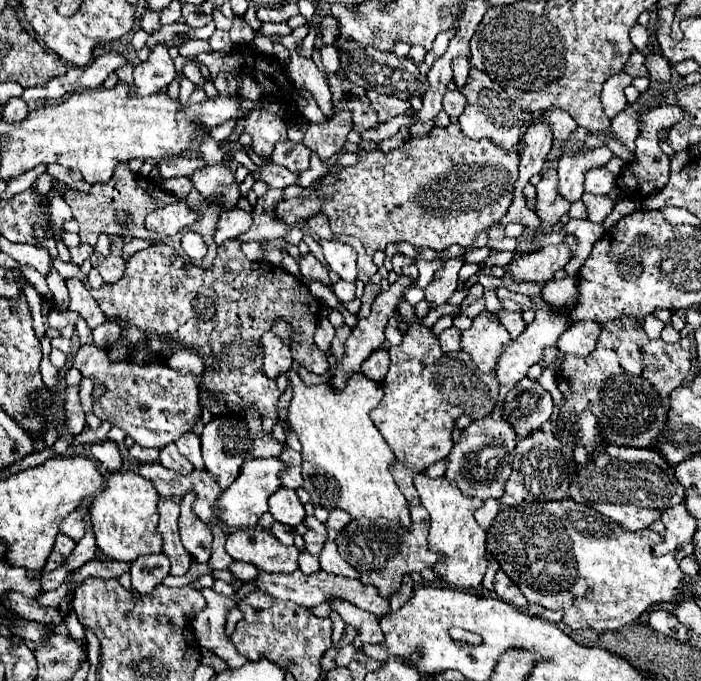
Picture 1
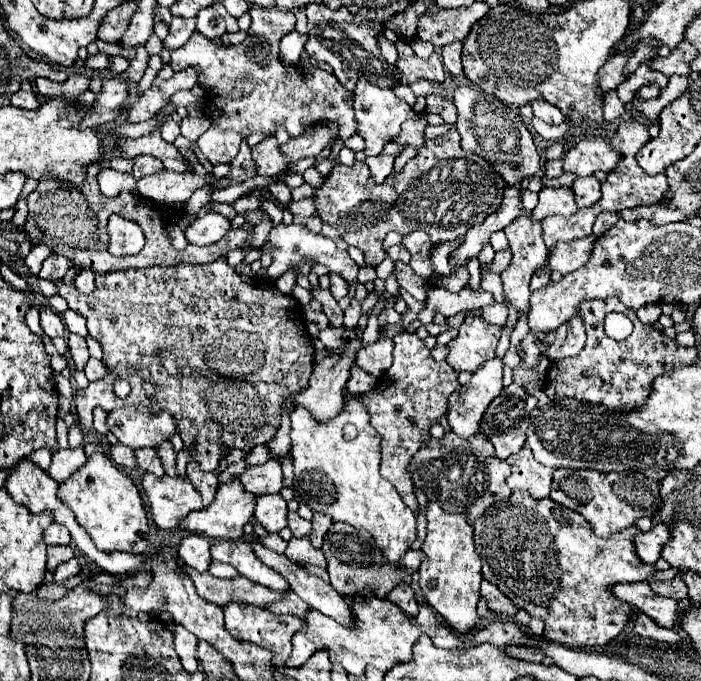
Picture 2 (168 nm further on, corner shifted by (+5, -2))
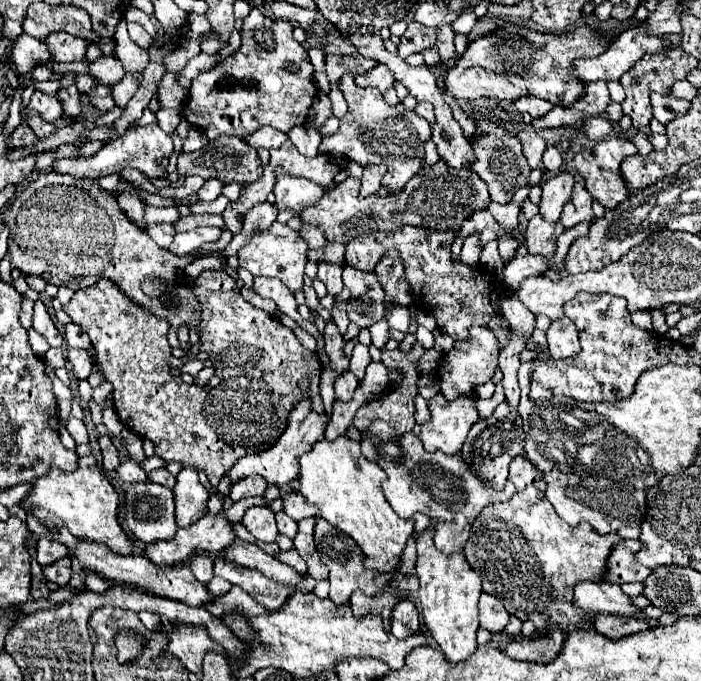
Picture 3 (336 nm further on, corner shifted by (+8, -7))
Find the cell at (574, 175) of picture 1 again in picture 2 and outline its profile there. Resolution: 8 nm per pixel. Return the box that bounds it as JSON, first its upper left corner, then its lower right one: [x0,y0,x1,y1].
[531,188,577,220]

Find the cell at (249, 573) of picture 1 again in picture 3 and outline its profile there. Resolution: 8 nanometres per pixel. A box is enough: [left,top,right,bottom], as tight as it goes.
[208,577,230,597]

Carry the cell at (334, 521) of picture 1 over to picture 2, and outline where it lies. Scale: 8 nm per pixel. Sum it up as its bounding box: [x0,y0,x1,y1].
[309,514,333,548]

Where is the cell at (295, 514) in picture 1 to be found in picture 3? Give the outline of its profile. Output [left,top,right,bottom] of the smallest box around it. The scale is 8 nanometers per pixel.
[242,507,278,541]

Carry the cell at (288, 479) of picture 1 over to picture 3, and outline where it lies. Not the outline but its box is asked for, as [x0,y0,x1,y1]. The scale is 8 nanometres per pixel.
[230,477,268,501]

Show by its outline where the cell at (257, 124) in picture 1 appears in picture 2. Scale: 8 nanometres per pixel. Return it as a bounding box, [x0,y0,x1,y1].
[171,6,355,166]

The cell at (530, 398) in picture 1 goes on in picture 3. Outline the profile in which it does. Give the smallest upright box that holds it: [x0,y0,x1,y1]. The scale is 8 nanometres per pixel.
[462,401,524,489]

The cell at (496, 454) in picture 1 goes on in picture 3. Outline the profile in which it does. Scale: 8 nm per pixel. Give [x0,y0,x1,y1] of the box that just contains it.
[360,421,516,553]

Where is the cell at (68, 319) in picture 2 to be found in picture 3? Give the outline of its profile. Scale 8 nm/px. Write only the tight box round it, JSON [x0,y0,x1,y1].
[66,323,90,349]

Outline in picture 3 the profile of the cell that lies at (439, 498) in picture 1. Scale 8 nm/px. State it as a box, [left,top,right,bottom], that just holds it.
[416,519,482,663]

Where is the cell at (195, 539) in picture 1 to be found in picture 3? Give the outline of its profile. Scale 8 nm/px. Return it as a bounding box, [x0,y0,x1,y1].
[188,555,214,583]

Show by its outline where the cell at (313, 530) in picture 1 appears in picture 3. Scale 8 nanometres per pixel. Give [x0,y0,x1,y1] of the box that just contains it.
[276,511,298,539]

